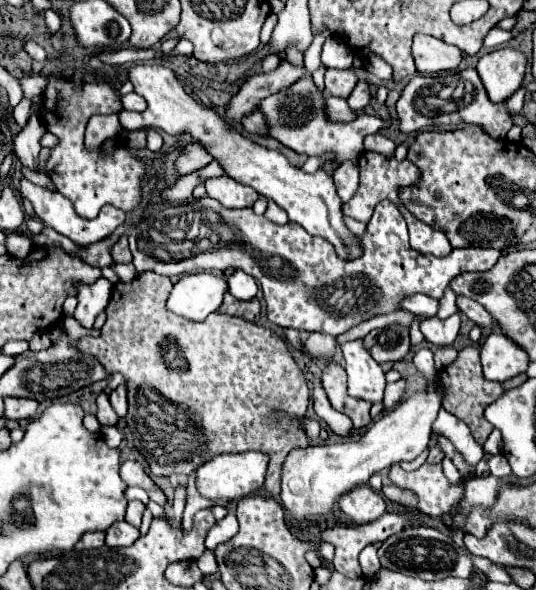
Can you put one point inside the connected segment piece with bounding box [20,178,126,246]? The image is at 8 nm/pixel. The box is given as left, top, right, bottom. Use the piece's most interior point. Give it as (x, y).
(51, 207)

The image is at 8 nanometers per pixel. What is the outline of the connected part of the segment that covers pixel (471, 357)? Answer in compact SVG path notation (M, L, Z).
M466 346L466 350L458 352L458 358L452 364L438 370L438 382L444 388L442 406L454 416L458 416L462 422L466 422L468 428L472 430L474 440L482 446L490 436L490 432L494 430L494 426L484 418L484 408L504 394L504 384L484 378L480 364L480 350L476 346Z

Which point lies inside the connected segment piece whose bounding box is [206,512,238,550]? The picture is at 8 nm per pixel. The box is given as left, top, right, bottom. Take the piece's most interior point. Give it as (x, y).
(223, 529)

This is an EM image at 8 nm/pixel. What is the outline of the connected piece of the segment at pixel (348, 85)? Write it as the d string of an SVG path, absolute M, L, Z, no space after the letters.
M326 70L326 90L332 94L332 96L338 96L338 98L348 98L352 88L356 86L358 78L352 70Z

